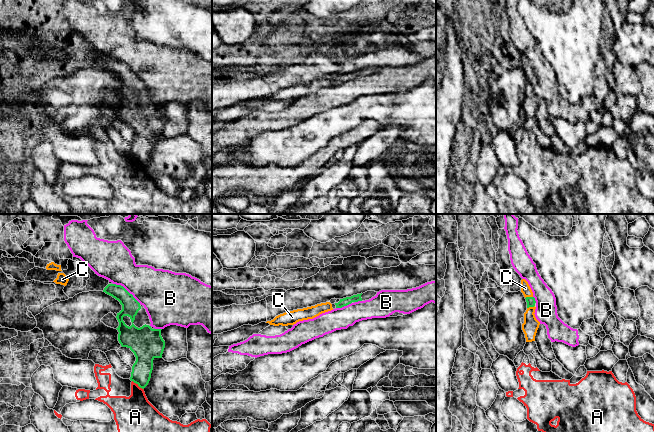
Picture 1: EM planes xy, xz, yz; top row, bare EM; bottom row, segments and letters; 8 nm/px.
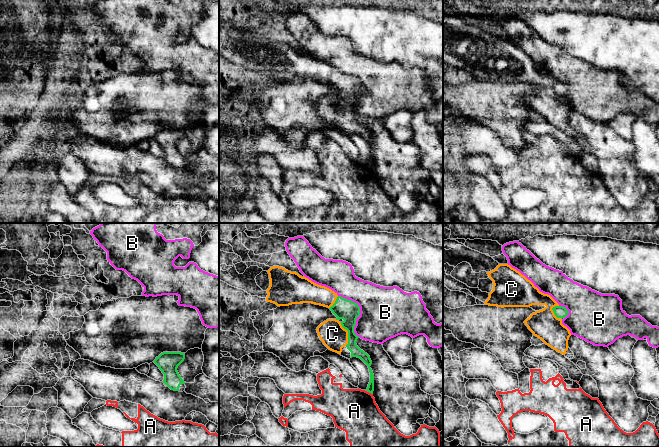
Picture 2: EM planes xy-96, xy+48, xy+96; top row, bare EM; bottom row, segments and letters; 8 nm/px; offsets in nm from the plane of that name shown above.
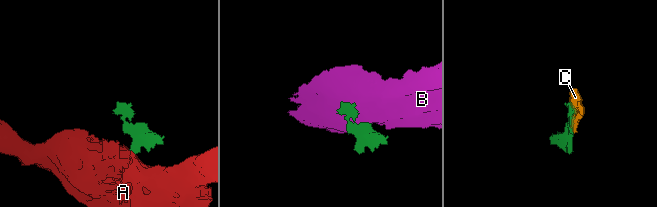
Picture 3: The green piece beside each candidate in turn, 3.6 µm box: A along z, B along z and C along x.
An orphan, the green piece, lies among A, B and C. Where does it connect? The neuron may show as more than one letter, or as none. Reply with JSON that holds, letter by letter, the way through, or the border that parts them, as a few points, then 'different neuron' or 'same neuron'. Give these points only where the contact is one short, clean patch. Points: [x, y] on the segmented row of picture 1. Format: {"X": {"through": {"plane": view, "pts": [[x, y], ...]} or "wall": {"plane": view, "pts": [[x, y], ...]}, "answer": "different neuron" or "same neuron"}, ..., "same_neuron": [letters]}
{"A": {"wall": {"plane": "xy", "pts": [[132, 380], [143, 389]]}, "answer": "different neuron"}, "B": {"answer": "different neuron"}, "C": {"through": {"plane": "yz", "pts": [[530, 301], [528, 297], [525, 288]]}, "answer": "same neuron"}, "same_neuron": ["C"]}

